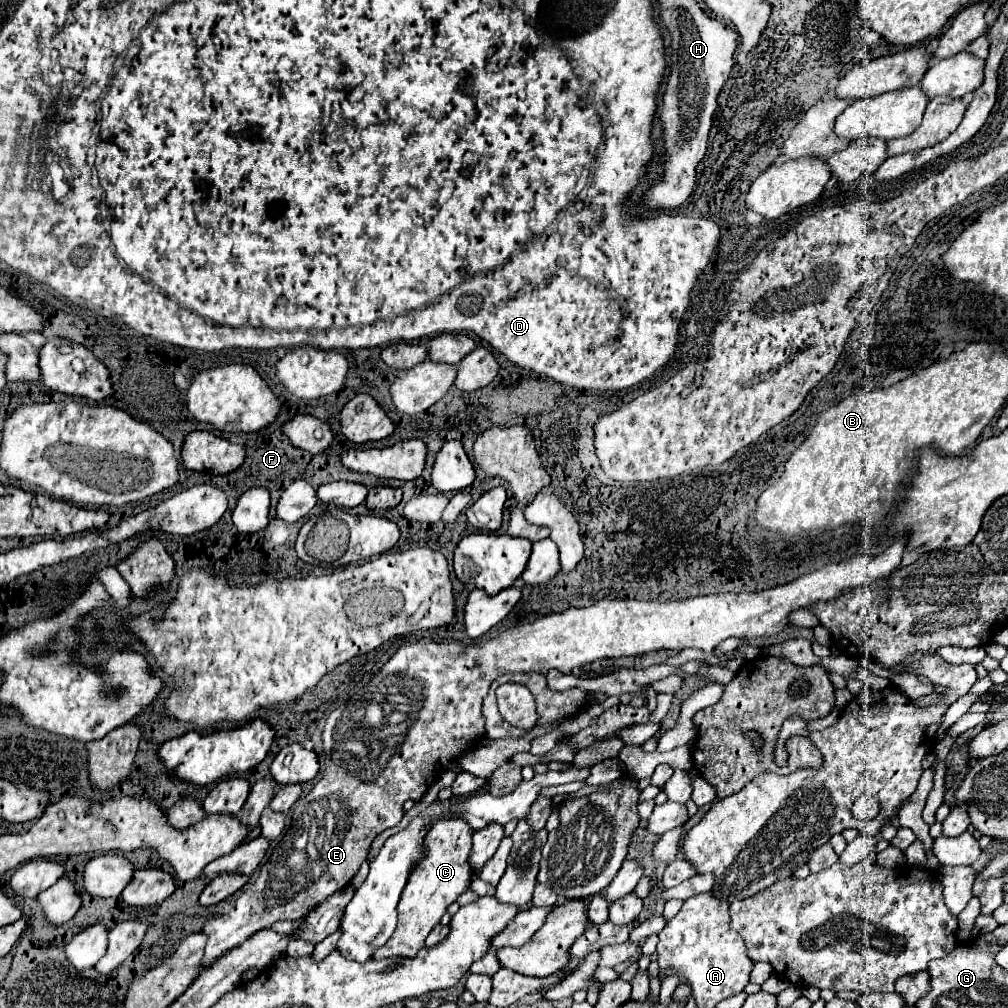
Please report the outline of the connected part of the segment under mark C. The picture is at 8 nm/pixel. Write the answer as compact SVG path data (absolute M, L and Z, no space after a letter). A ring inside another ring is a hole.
M450 819L450 821L438 821L422 843L424 857L416 867L412 867L408 875L408 883L402 891L400 903L398 903L398 927L394 935L388 939L388 943L380 949L376 949L374 959L382 957L416 957L416 953L424 947L426 937L430 931L440 923L446 909L464 893L468 891L474 875L472 865L468 863L468 855L472 849L472 831L468 831L468 823L464 819Z

